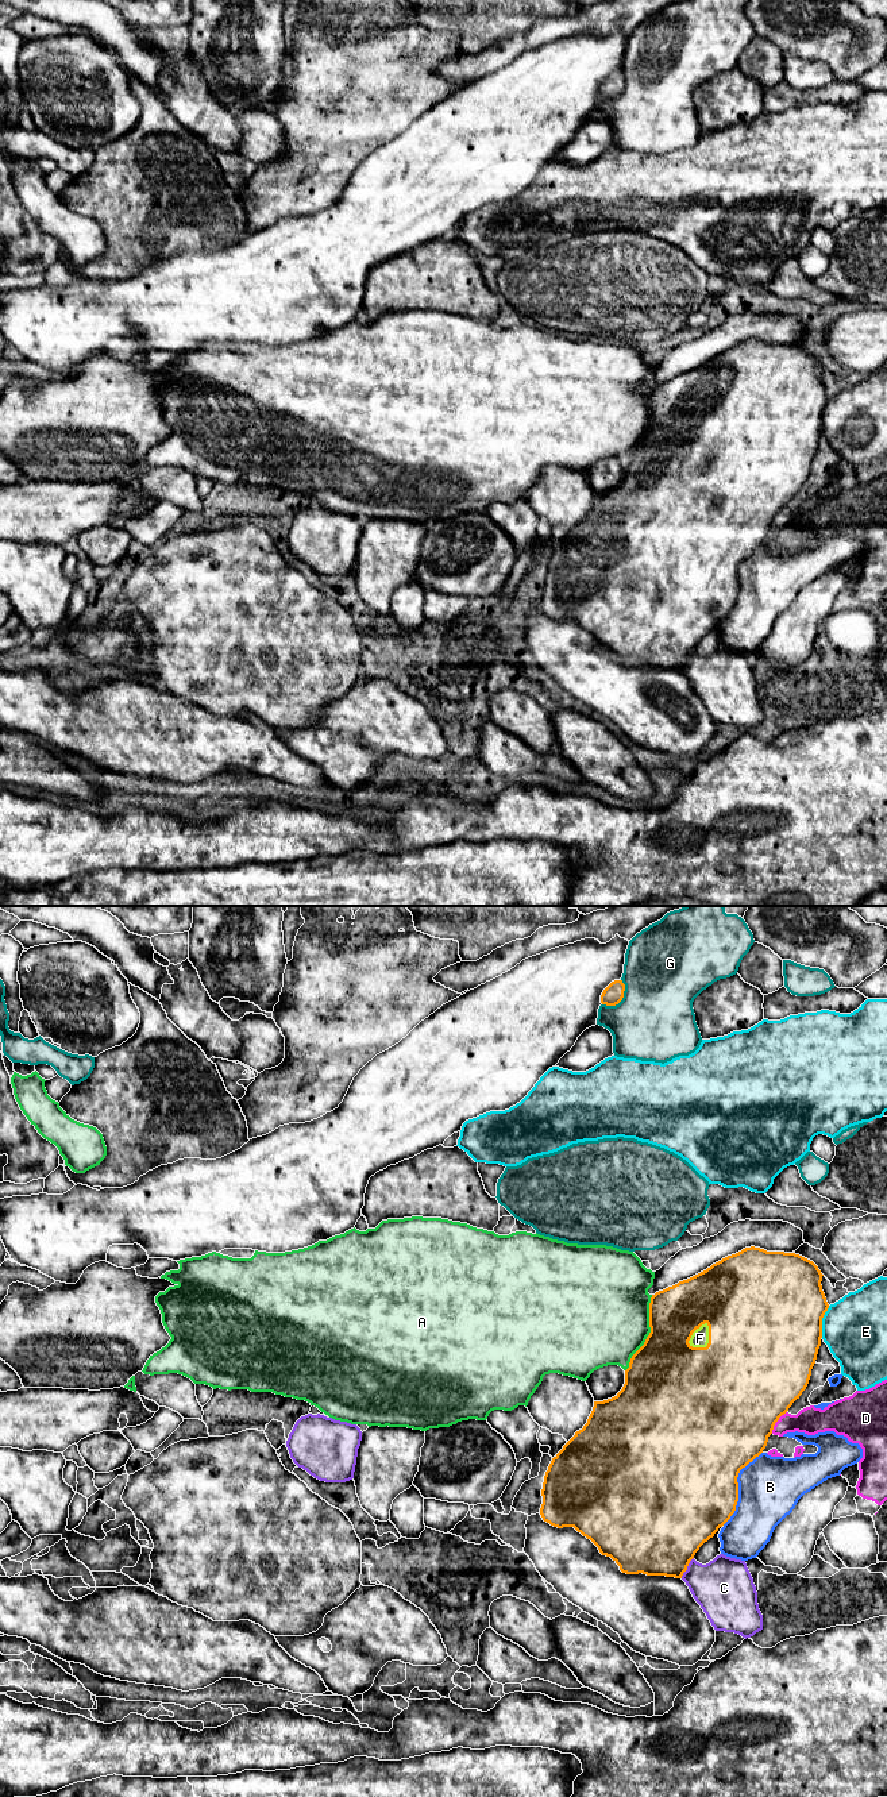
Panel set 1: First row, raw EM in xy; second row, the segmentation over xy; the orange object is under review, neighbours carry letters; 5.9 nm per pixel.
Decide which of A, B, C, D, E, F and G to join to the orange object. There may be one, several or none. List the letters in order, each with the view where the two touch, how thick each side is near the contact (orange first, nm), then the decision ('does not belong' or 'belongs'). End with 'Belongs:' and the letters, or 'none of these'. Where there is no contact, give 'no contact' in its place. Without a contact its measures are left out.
A: contact in xy; calibres 420 and 480 nm; does not belong
B: contact in xy; calibres 500 and 360 nm; does not belong
C: contact in xy; calibres 480 and 340 nm; does not belong
D: contact in xy; calibres 500 and 160 nm; does not belong
E: contact in xy; calibres 500 and 380 nm; does not belong
F: contact in xy; calibres 360 and 110 nm; belongs
G: contact in xy; calibres 120 and 480 nm; does not belong
Belongs: F

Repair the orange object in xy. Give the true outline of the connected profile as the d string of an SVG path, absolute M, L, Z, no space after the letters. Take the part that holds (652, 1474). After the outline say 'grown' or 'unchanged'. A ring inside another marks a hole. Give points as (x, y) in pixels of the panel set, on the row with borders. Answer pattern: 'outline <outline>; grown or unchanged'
outline M745 1248L713 1264L706 1270L656 1292L649 1303L651 1333L632 1356L625 1370L625 1384L612 1399L594 1401L593 1411L582 1430L552 1458L544 1476L540 1515L554 1527L574 1527L590 1539L602 1555L610 1557L622 1573L682 1578L699 1547L722 1527L736 1511L738 1501L737 1477L743 1468L759 1457L767 1446L775 1423L806 1389L822 1338L822 1318L829 1308L822 1291L818 1266L795 1253L767 1252Z; grown

